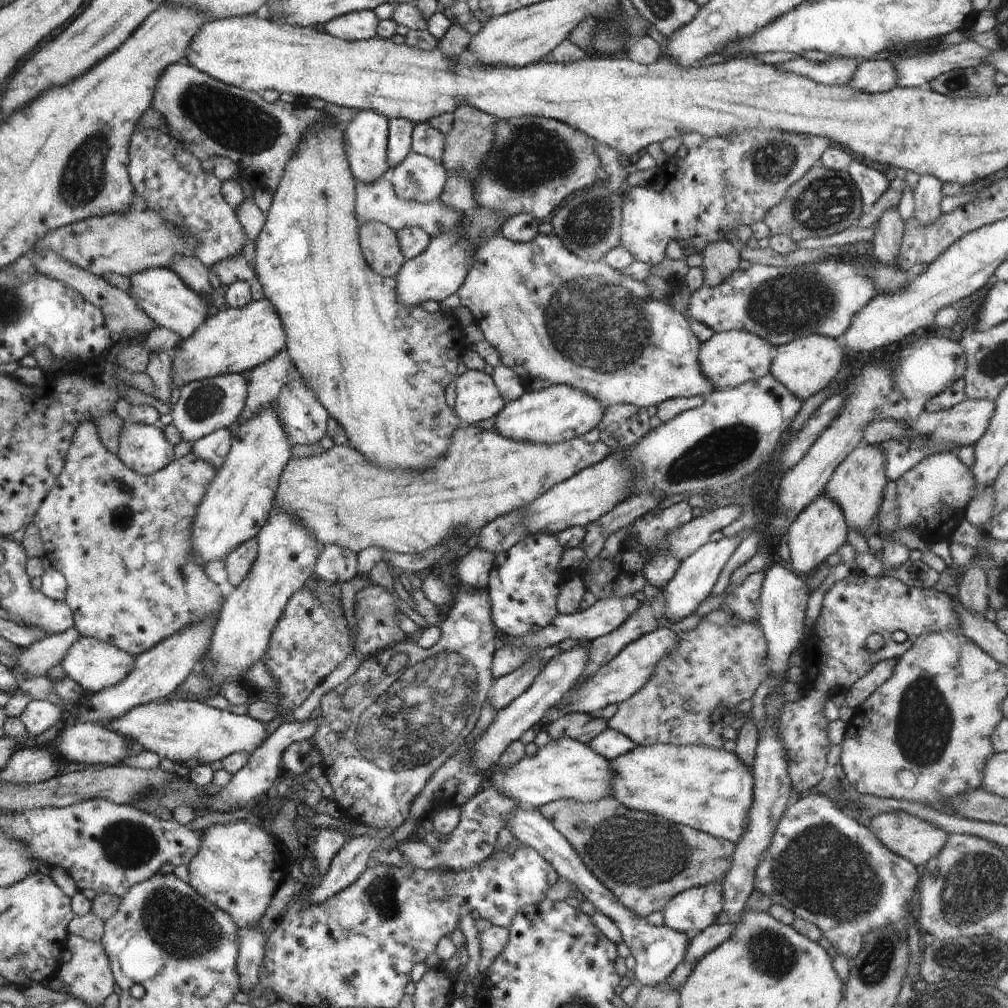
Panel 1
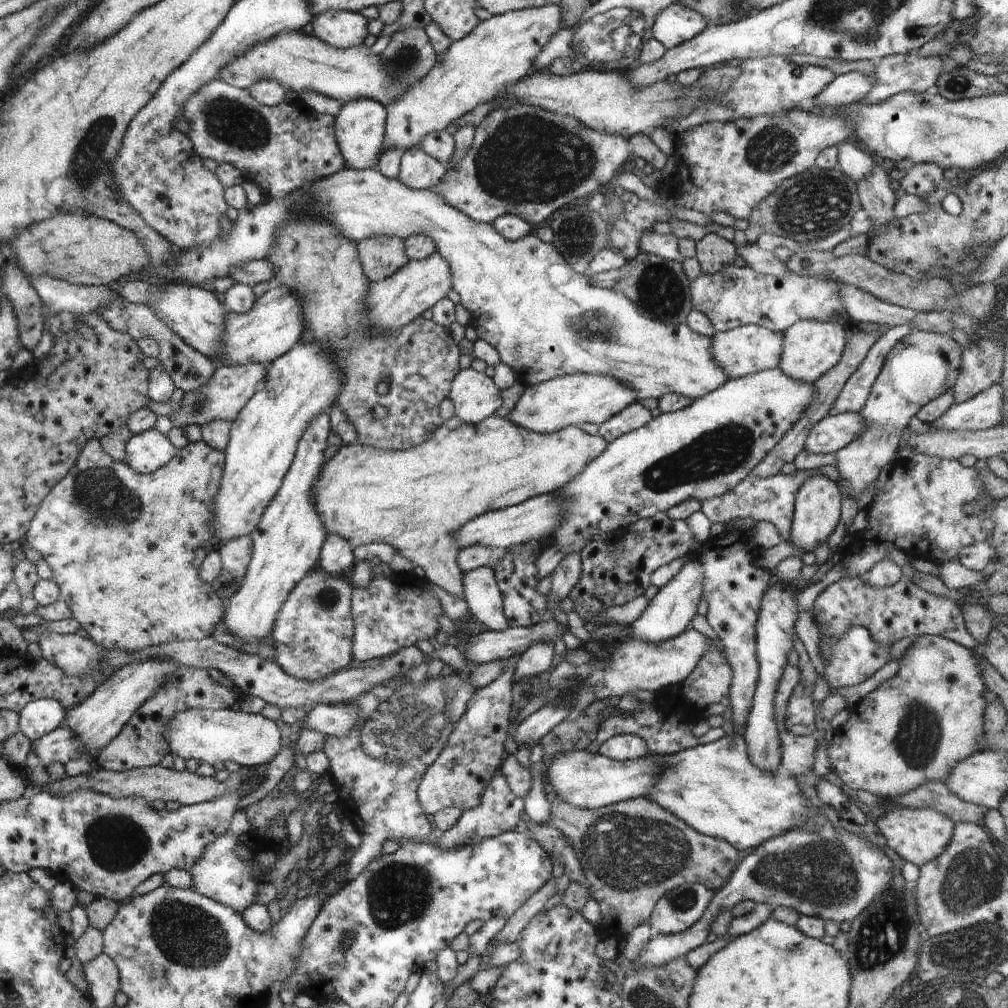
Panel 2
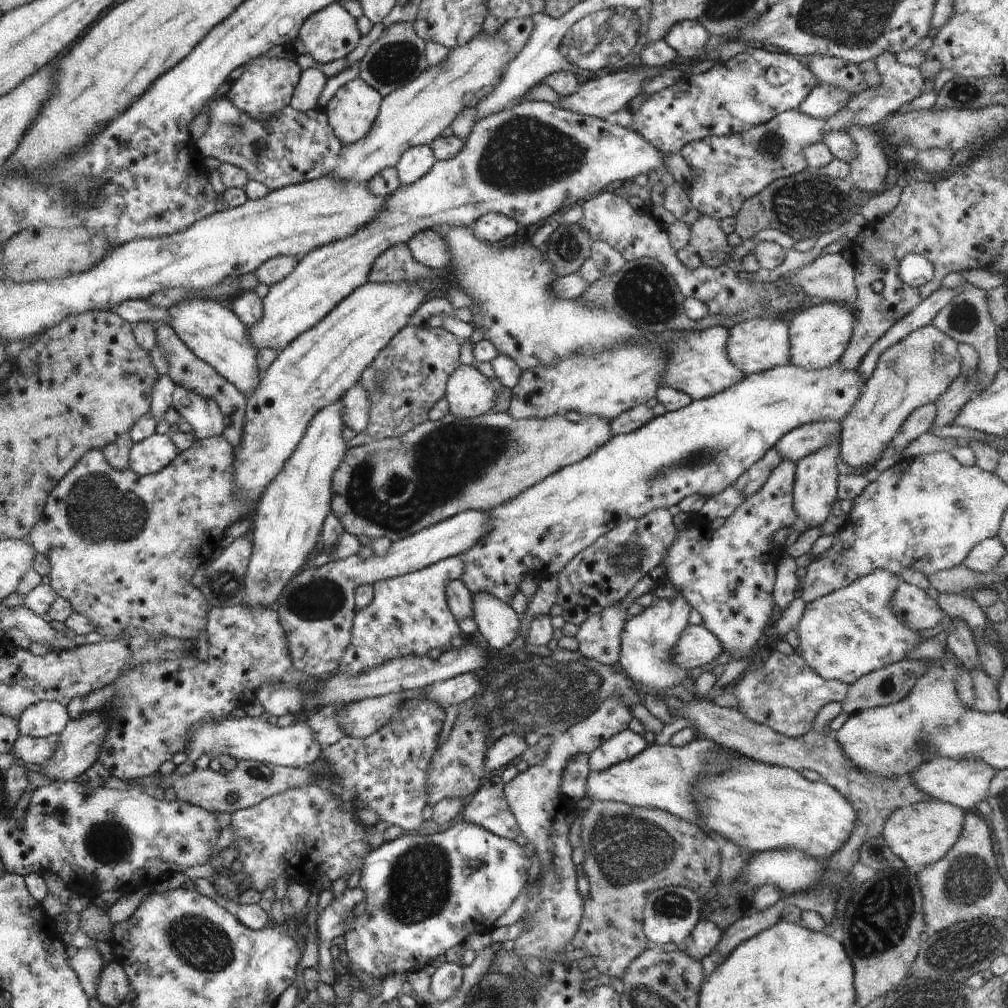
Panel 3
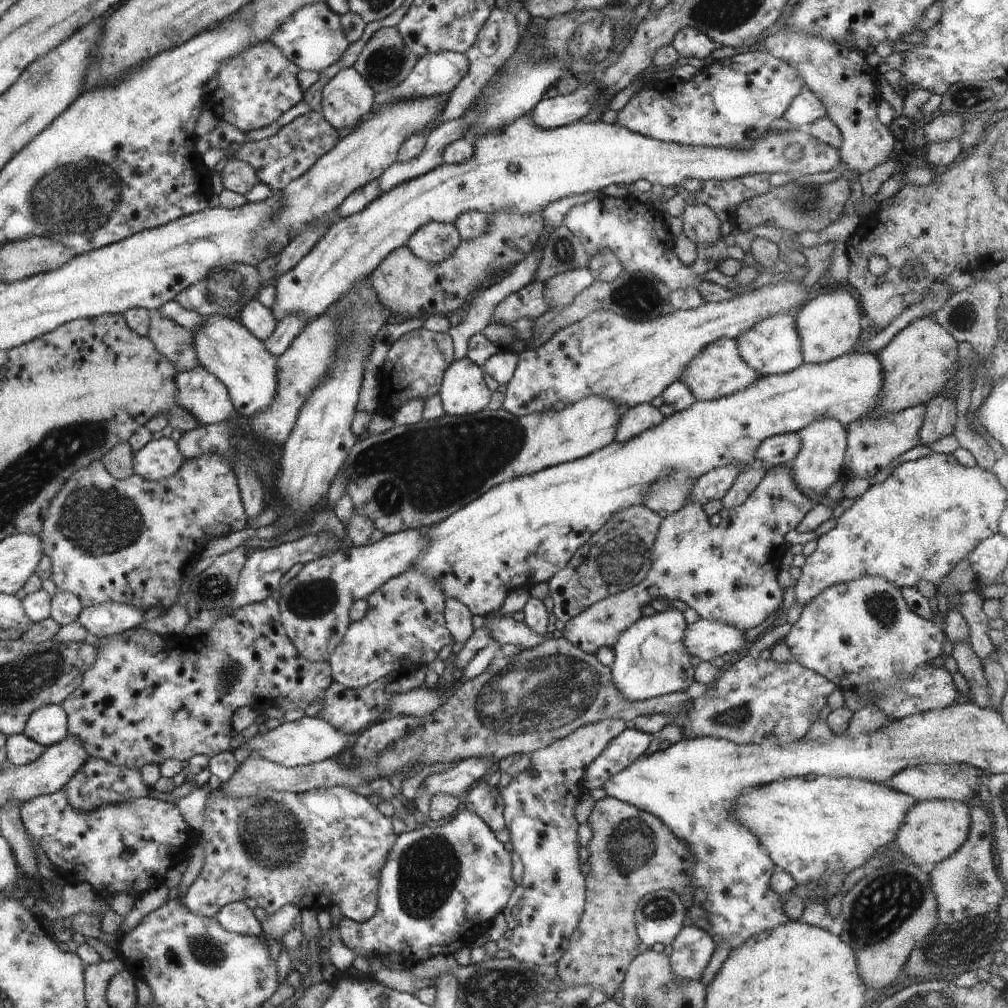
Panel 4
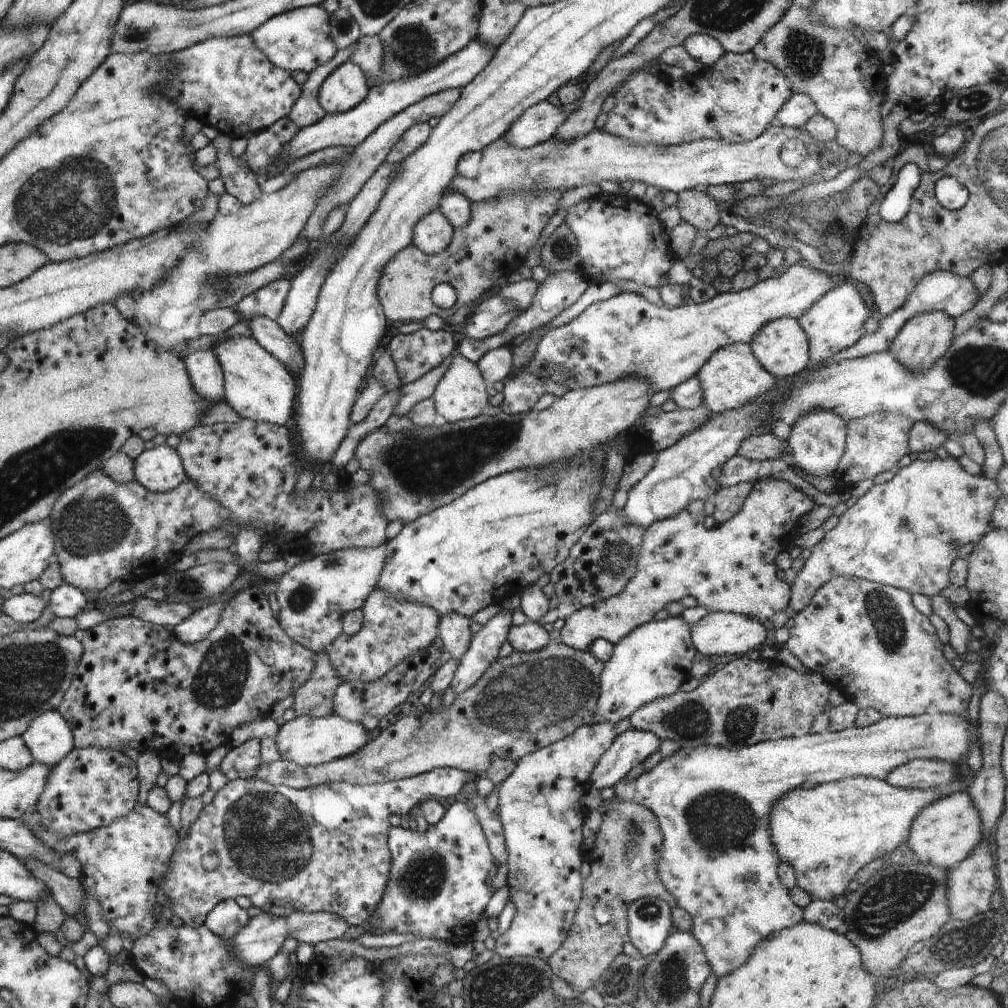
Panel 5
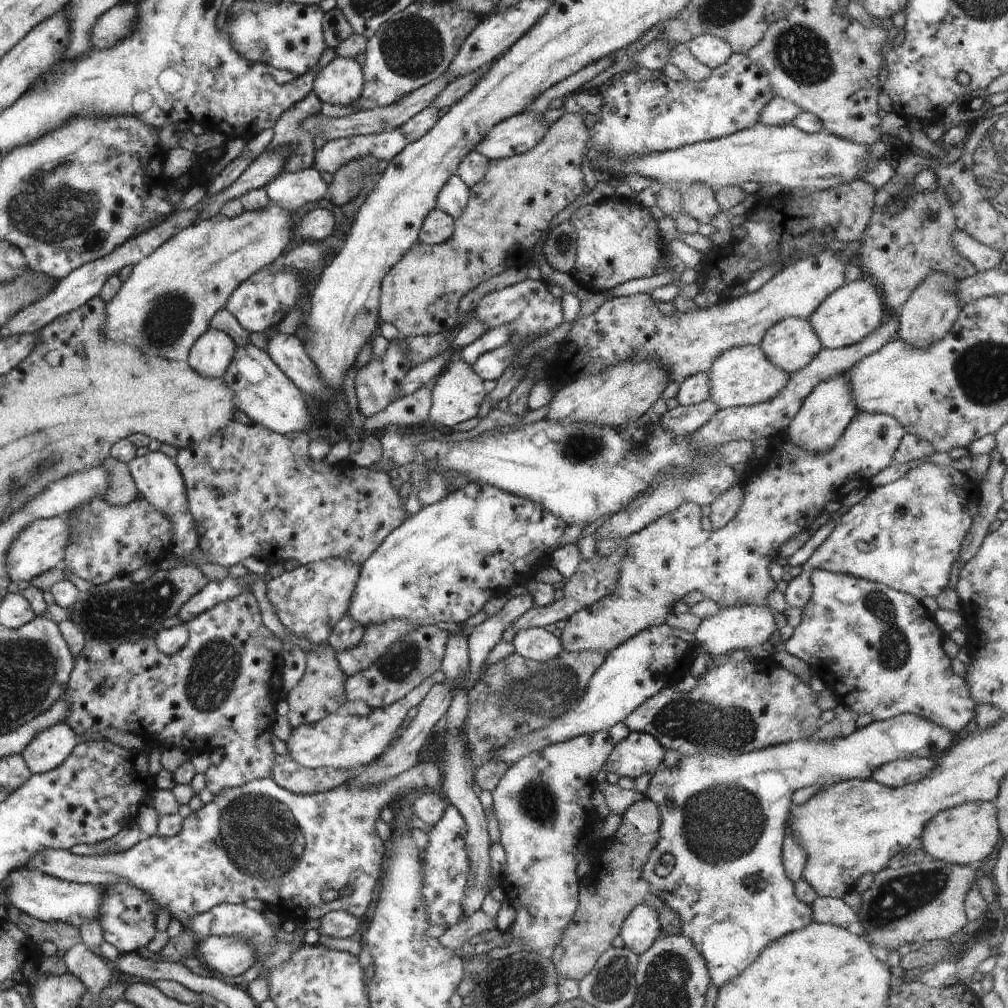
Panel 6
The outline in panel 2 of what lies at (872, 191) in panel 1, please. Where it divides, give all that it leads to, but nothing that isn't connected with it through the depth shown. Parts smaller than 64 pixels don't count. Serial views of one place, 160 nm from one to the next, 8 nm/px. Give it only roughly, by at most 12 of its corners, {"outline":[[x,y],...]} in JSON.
{"outline":[[856,143],[838,146],[838,169],[856,183],[875,168],[875,159]]}

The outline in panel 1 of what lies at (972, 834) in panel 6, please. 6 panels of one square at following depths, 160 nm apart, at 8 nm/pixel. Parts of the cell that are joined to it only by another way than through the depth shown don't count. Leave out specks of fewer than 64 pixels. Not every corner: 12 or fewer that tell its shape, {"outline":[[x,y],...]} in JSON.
{"outline":[[902,811],[868,827],[915,867],[944,846],[947,834]]}

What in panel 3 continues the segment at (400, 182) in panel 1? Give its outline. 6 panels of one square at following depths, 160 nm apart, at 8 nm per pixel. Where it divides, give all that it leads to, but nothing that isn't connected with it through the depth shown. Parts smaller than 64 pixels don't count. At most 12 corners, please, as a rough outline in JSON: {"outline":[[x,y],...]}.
{"outline":[[430,145],[410,147],[395,169],[402,185],[414,184],[436,162]]}

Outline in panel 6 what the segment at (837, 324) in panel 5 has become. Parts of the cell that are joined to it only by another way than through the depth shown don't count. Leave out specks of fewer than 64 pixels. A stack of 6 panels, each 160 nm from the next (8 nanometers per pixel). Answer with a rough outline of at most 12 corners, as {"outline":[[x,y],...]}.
{"outline":[[870,278],[844,283],[808,320],[824,349],[856,344],[887,308]]}

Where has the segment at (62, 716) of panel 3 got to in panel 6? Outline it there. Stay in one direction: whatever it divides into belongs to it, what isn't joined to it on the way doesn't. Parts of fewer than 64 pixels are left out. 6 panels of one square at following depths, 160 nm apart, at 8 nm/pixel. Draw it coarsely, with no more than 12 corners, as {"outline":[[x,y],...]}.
{"outline":[[65,720],[41,730],[21,752],[31,773],[59,767],[78,737]]}

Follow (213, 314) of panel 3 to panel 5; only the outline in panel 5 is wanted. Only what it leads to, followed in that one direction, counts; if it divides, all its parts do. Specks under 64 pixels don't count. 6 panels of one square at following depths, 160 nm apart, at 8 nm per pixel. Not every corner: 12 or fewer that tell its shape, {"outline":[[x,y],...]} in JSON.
{"outline":[[252,336],[214,350],[241,418],[285,426],[290,371]]}

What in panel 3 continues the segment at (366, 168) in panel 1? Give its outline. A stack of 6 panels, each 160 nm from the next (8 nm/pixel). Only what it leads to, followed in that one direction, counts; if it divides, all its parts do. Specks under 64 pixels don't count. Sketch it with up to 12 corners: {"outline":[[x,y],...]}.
{"outline":[[360,77],[324,110],[344,145],[362,140],[383,97]]}

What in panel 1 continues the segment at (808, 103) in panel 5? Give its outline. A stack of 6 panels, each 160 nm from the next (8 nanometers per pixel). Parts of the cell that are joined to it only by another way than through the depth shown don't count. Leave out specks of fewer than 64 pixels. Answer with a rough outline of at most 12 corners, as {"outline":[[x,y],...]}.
{"outline":[[886,55],[861,60],[851,87],[885,93],[899,76]]}

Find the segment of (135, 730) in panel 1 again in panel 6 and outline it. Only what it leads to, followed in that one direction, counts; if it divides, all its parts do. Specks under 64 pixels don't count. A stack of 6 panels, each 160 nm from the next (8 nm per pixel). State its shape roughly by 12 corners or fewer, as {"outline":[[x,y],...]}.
{"outline":[[435,680],[363,717],[296,727],[289,758],[309,769],[358,769],[391,746]]}

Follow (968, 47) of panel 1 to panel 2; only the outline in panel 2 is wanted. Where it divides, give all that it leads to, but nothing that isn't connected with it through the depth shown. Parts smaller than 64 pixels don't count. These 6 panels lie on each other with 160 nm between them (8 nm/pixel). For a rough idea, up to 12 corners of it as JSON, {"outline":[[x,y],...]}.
{"outline":[[918,53],[875,62],[876,84],[860,103],[929,92],[944,59]]}

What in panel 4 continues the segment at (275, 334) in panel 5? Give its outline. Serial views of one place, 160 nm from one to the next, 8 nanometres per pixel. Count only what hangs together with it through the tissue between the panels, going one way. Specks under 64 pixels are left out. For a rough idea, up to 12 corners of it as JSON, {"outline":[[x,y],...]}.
{"outline":[[257,298],[246,303],[241,323],[262,342],[274,332],[273,312]]}

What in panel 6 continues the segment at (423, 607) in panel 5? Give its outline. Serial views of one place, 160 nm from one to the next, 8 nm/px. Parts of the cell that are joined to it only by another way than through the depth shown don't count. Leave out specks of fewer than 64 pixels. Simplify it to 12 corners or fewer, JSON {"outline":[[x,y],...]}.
{"outline":[[390,619],[365,628],[363,640],[335,651],[351,677],[377,661],[418,624]]}

